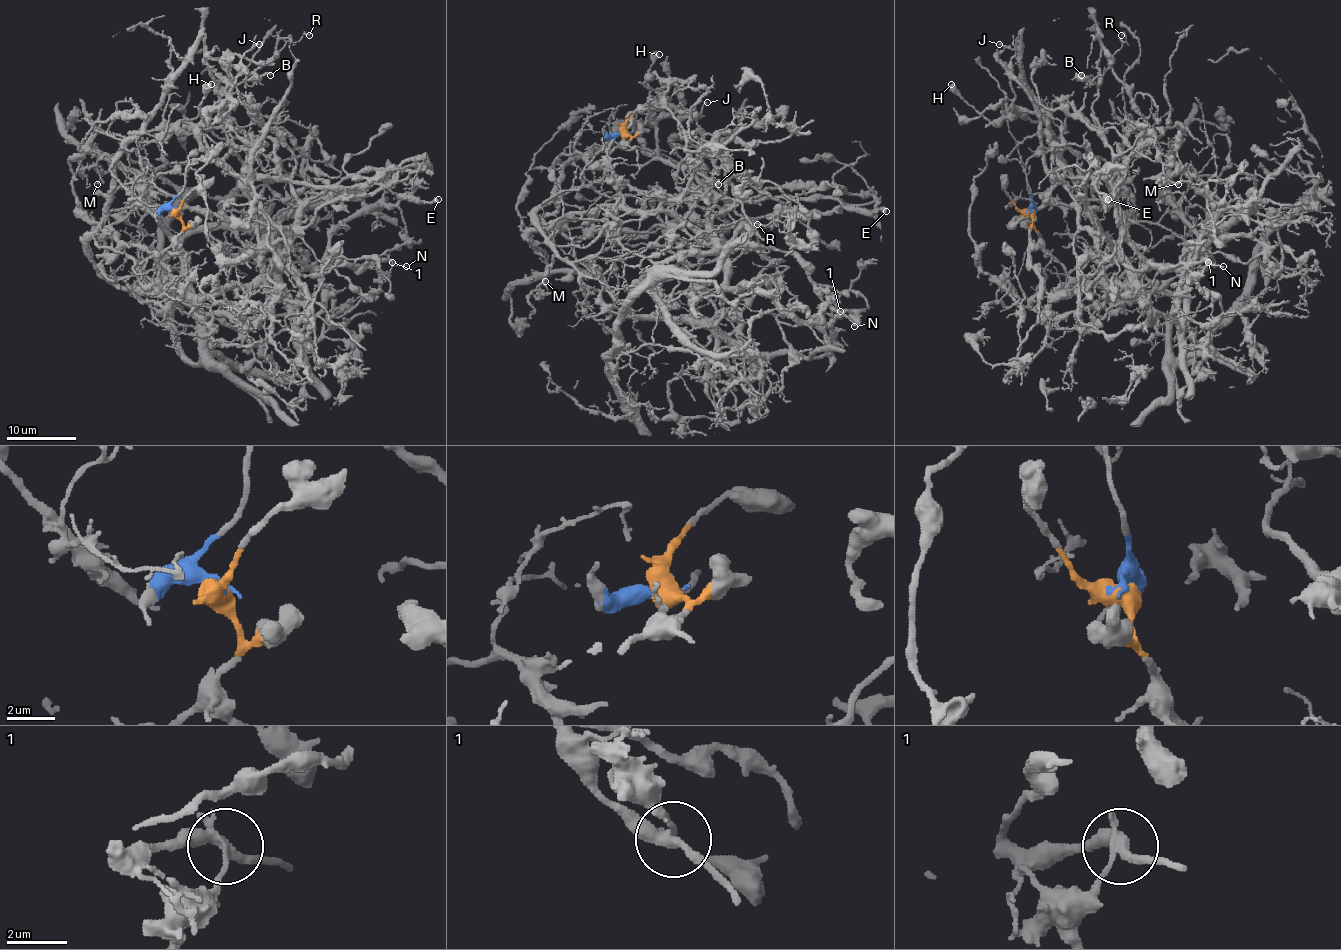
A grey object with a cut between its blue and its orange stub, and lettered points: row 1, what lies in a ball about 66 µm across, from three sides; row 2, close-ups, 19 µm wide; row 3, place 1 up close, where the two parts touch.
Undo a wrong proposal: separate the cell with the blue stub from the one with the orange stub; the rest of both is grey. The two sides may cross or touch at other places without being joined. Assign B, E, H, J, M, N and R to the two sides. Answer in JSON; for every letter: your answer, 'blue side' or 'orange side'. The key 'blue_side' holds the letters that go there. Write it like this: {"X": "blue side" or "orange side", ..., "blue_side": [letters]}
{"B": "blue side", "E": "blue side", "H": "blue side", "J": "blue side", "M": "orange side", "N": "blue side", "R": "blue side", "blue_side": ["B", "E", "H", "J", "N", "R"]}

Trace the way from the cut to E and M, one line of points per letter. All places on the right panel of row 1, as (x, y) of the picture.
E: (1029, 211), (1025, 164), (1049, 152), (1069, 176), (1097, 181), (1093, 185), (1109, 199)
M: (1029, 211), (1072, 277), (1098, 281), (1102, 256), (1126, 227), (1156, 223), (1168, 206), (1171, 157), (1178, 183)

